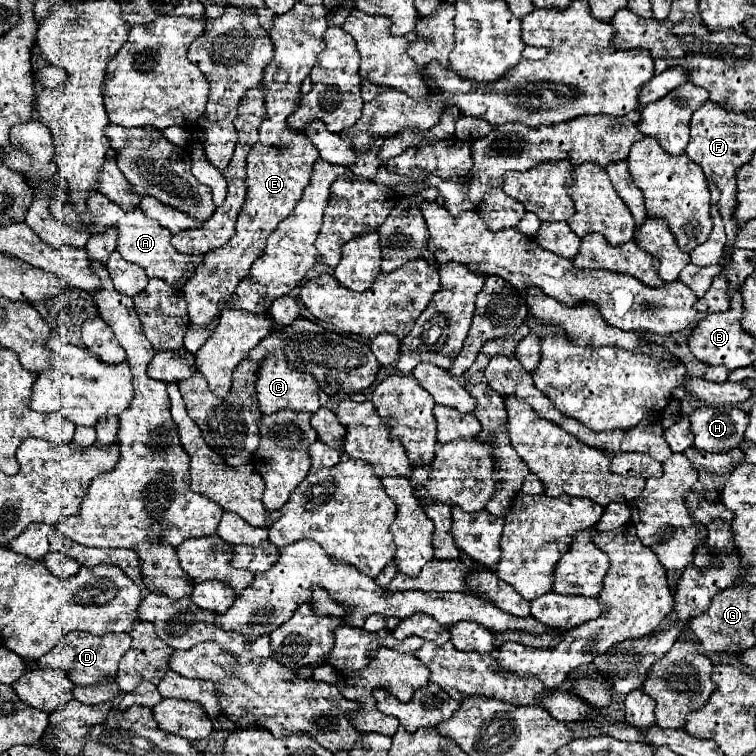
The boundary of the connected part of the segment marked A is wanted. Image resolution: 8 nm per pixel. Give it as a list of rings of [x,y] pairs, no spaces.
[[[55,194],[53,196],[53,210],[55,210],[55,216],[59,220],[65,220],[67,224],[71,224],[73,228],[81,228],[81,230],[87,230],[91,234],[97,234],[97,232],[103,232],[107,226],[117,226],[117,232],[119,232],[119,238],[117,238],[117,244],[119,244],[119,254],[127,260],[127,262],[133,262],[133,264],[139,264],[145,274],[149,278],[161,278],[165,280],[167,284],[175,286],[177,282],[181,282],[181,278],[189,278],[195,274],[197,266],[203,262],[203,256],[185,256],[185,254],[179,254],[173,246],[171,246],[171,232],[161,228],[155,220],[147,218],[141,210],[133,210],[133,212],[125,212],[121,210],[117,204],[113,204],[111,200],[107,200],[103,194],[93,194],[89,198],[89,212],[93,212],[95,216],[95,224],[91,228],[85,228],[83,224],[79,224],[77,220],[77,212],[73,212],[73,206],[67,202],[65,194]]]

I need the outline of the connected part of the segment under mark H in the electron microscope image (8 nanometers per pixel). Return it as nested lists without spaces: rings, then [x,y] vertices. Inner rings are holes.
[[[703,406],[689,416],[689,422],[695,434],[695,448],[729,452],[743,442],[749,414],[733,406]]]

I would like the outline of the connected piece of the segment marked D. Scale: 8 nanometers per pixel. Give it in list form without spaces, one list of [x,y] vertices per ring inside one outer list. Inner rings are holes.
[[[71,632],[67,638],[63,638],[55,648],[51,648],[45,656],[37,660],[37,668],[47,670],[47,668],[59,668],[65,670],[73,684],[79,686],[89,686],[93,682],[107,680],[117,674],[117,664],[121,656],[129,650],[131,646],[131,636],[129,634],[105,634],[105,636],[95,636],[89,632]]]

